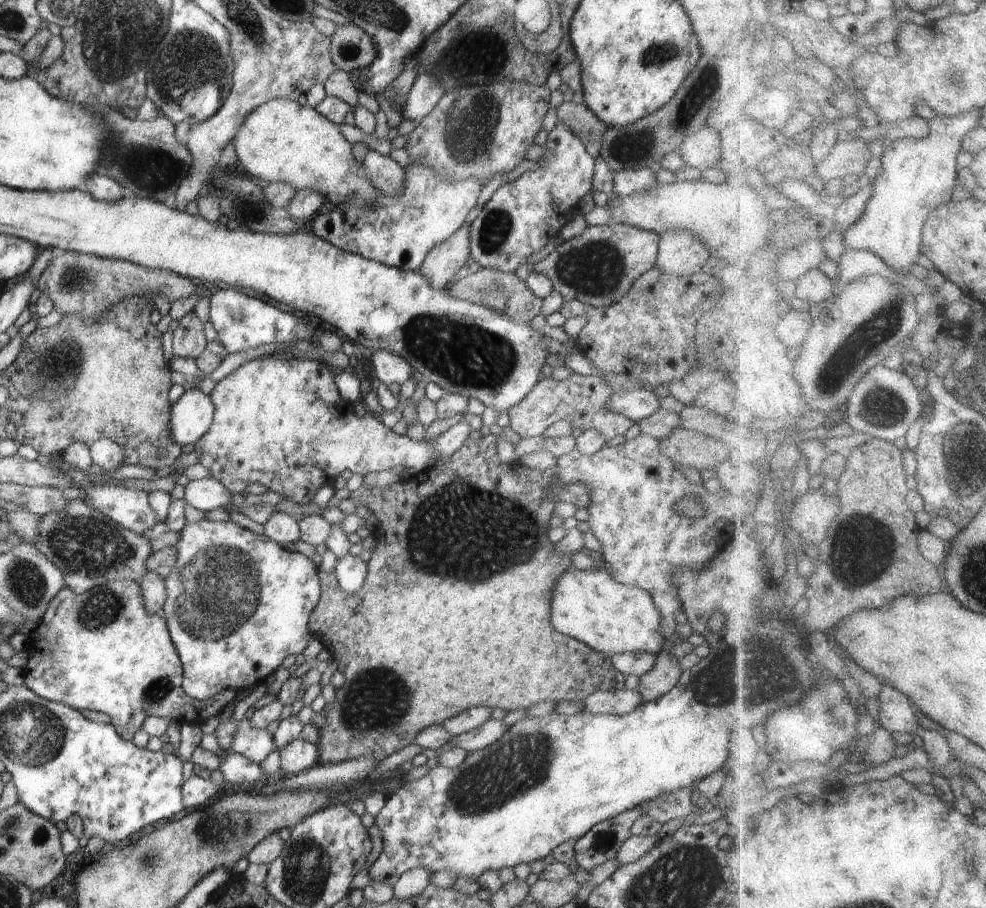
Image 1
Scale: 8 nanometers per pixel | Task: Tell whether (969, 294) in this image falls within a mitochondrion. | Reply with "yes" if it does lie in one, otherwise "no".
no

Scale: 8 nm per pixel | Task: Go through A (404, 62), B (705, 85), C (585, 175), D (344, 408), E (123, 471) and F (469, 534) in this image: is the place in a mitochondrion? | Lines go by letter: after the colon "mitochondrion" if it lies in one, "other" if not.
A: other
B: mitochondrion
C: other
D: other
E: other
F: mitochondrion

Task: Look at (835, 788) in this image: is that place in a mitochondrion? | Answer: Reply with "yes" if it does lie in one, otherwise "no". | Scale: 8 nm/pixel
no

